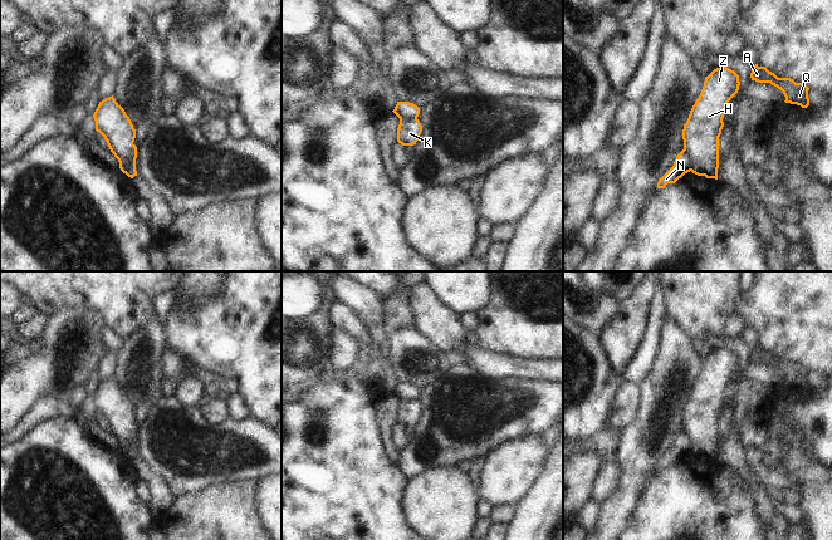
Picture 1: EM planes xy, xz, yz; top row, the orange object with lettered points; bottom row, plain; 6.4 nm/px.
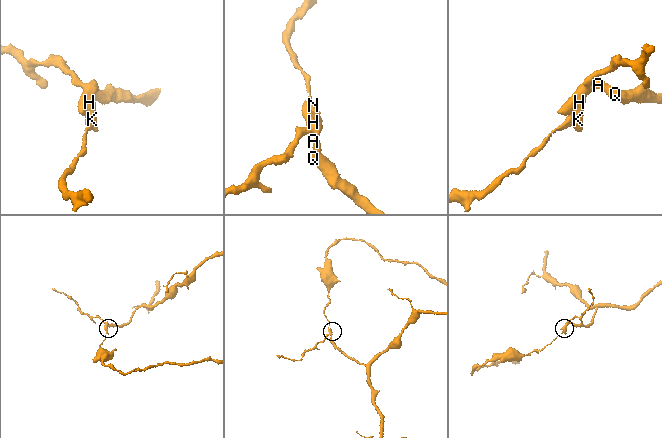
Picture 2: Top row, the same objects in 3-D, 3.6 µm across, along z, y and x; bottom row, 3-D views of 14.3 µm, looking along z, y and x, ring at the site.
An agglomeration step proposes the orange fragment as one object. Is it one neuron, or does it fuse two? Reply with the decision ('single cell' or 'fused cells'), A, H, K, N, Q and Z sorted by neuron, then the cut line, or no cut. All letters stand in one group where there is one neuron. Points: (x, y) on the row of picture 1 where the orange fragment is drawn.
fused cells; groups A H K Q Z / N; cut yz (683, 150), (690, 157), (691, 170)

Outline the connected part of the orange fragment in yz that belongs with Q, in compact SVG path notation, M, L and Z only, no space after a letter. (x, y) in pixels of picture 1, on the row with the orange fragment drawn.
M758 64L752 67L750 78L758 83L770 83L780 89L785 97L785 103L797 104L802 108L807 108L809 105L809 88L803 83L796 83L791 78L778 78L765 67L759 67Z

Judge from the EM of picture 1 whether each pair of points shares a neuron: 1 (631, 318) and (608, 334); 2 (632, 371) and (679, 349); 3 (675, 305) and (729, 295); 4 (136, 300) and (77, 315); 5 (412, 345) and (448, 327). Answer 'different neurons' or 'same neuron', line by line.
1: same neuron
2: different neurons
3: same neuron
4: different neurons
5: different neurons

